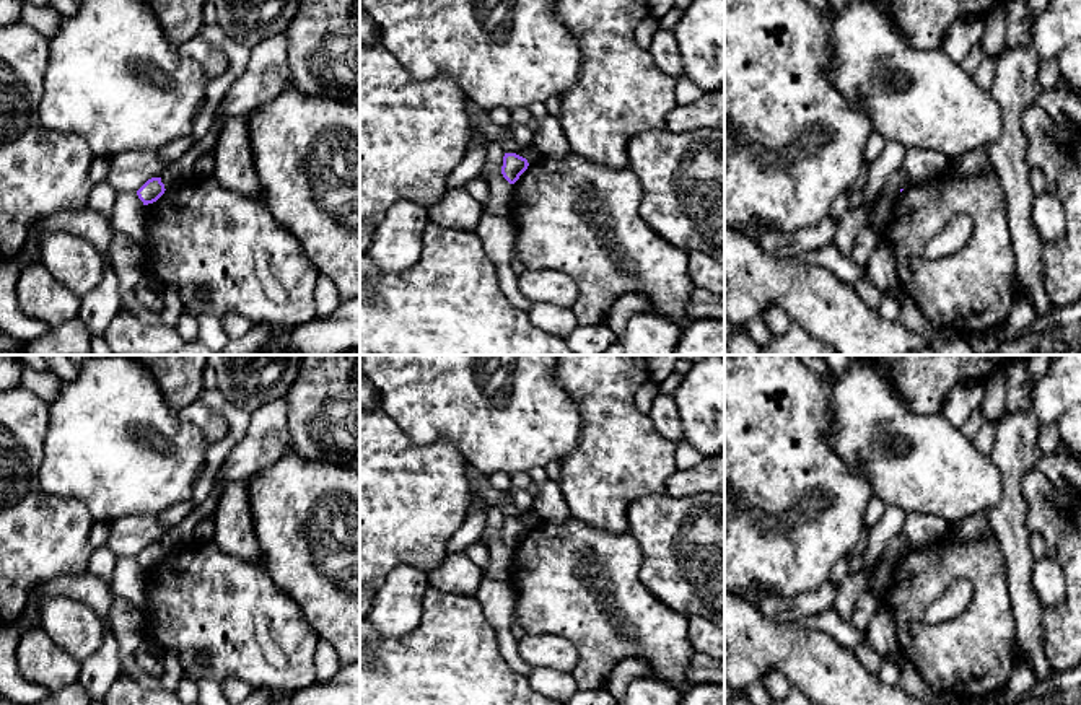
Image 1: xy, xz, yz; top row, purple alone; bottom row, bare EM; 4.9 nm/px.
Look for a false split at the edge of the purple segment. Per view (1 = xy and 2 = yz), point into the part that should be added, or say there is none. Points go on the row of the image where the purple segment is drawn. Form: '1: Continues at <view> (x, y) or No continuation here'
1: No continuation here
2: No continuation here

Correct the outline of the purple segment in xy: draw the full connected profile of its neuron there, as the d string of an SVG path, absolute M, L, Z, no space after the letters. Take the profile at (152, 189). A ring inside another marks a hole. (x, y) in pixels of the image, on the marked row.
M161 177L148 179L138 190L137 195L143 202L143 205L156 202L164 194L164 184Z

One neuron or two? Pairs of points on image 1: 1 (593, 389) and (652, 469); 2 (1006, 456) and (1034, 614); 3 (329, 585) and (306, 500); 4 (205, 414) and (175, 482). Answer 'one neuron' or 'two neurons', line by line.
1: one neuron
2: one neuron
3: one neuron
4: two neurons

